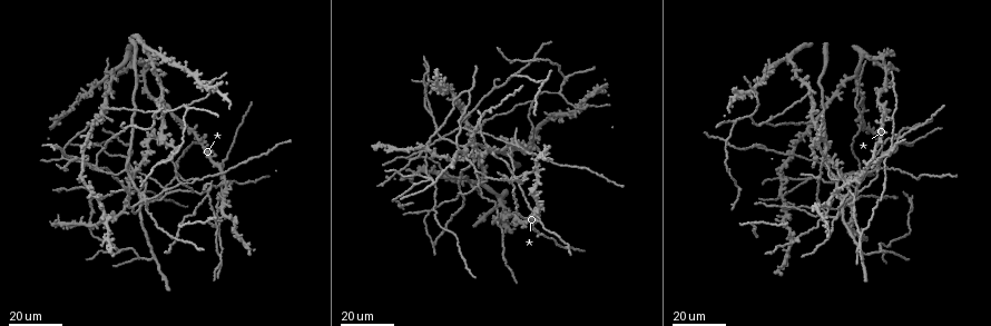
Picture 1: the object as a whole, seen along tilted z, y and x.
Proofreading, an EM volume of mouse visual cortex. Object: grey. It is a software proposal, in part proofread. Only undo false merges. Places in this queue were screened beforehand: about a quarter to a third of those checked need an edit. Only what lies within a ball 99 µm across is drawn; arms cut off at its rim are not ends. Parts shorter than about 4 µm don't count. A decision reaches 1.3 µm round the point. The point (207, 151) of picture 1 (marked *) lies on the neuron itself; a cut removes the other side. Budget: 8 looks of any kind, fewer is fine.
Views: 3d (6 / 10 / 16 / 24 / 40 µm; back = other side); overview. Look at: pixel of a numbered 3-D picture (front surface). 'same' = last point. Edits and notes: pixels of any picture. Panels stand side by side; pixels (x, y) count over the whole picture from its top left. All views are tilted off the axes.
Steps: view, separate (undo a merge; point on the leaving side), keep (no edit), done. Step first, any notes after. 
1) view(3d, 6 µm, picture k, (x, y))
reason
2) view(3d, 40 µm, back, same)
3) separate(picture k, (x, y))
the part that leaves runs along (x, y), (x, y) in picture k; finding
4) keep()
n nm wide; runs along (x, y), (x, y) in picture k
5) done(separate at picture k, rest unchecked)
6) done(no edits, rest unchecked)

view(3d, 24 µm, picture 1, (823, 172))
sudden change in width

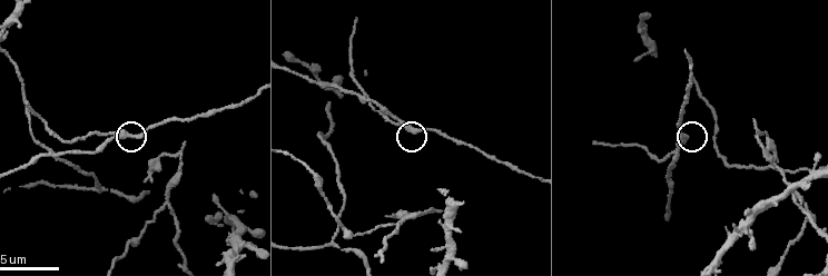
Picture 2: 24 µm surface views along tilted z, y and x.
view(3d, 10 µm, picture 2, (416, 132))

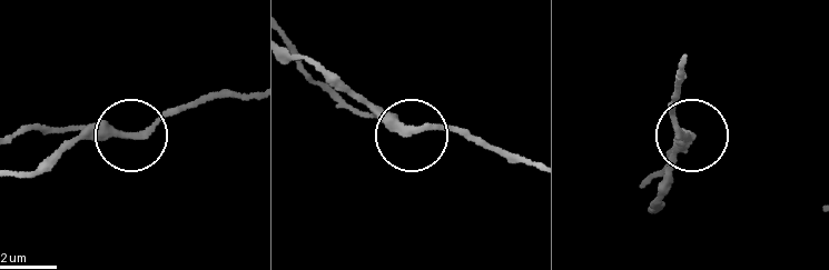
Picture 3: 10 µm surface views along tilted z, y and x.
separate(picture 3, (65, 129))
the part that leaves runs along (393, 129), (342, 104), (294, 48) in picture 3; two neurons meet here

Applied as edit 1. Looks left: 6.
view(overview)

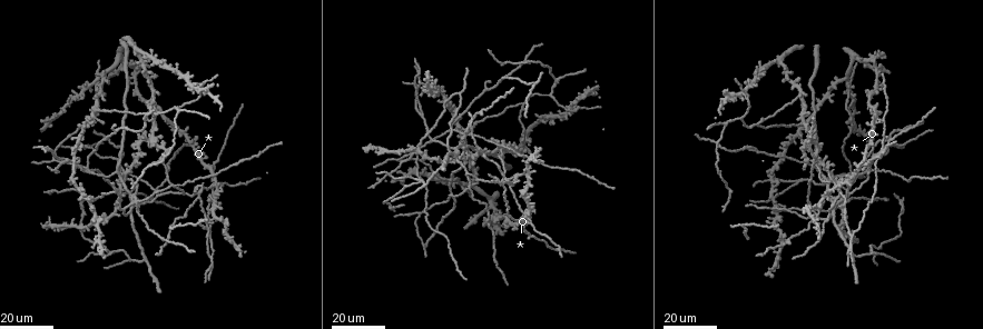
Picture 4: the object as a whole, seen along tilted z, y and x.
view(3d, 24 µm, picture 4, (452, 130))
branch point

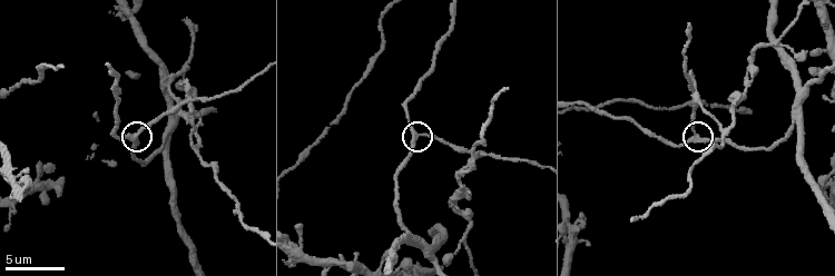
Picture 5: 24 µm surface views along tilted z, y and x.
view(3d, 6 µm, picture 5, (418, 136))
closer look

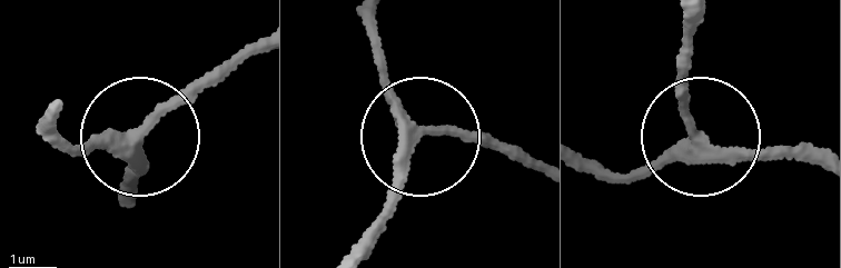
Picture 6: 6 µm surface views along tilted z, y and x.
keep()
runs along (812, 162), (699, 140), (616, 178) in picture 6; all the same neuron

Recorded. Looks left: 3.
view(3d, 24 µm, picture 4, (870, 244))
arms part here

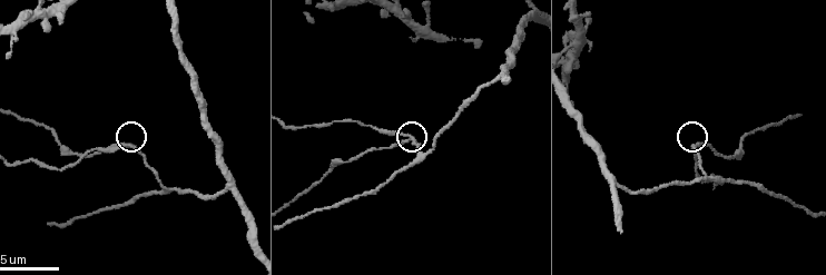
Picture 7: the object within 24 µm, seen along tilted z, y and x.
view(3d, 10 µm, picture 7, (692, 144))

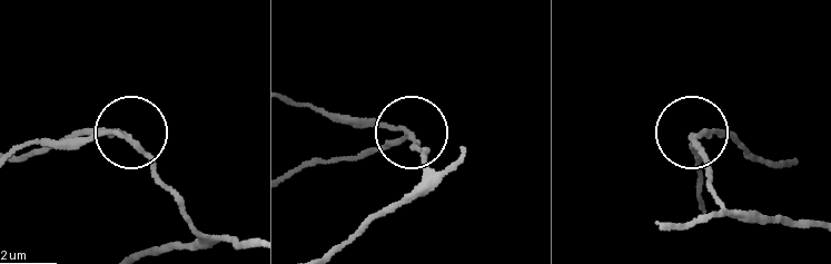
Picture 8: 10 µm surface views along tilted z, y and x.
separate(picture 8, (371, 149))
side arm 22 µm; the part that leaves runs along (405, 135), (377, 152), (292, 170) in picture 8; two neurons meet here

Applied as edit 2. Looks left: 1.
view(3d, 16 µm, picture 7, (714, 178))
arms part here

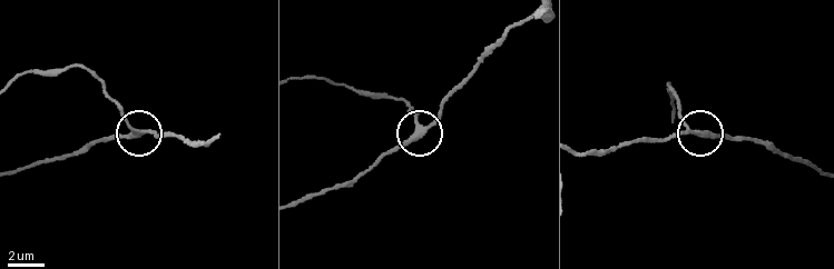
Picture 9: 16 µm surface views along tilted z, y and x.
keep()
side arm 15 µm; runs along (214, 137), (195, 147), (147, 130), (107, 141) in picture 9; one neuron here

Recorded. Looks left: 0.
done(separate at picture 3, separate at picture 8, rest unchecked)

